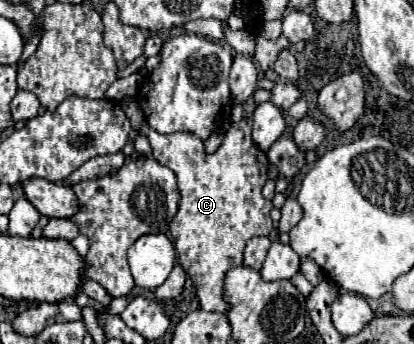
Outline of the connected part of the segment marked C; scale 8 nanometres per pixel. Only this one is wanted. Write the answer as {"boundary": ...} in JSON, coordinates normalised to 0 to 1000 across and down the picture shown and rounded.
{"boundary":[[[329,291],[290,302],[319,366],[338,372],[362,407],[372,459],[396,471],[430,517],[430,622],[411,645],[430,767],[469,820],[488,901],[546,913],[556,901],[556,884],[541,872],[546,791],[589,762],[589,721],[604,692],[647,686],[662,663],[652,634],[657,587],[633,570],[633,547],[647,523],[647,459],[609,407],[609,343],[560,360],[522,448],[498,448],[493,413],[459,384],[382,390],[353,366]]]}

